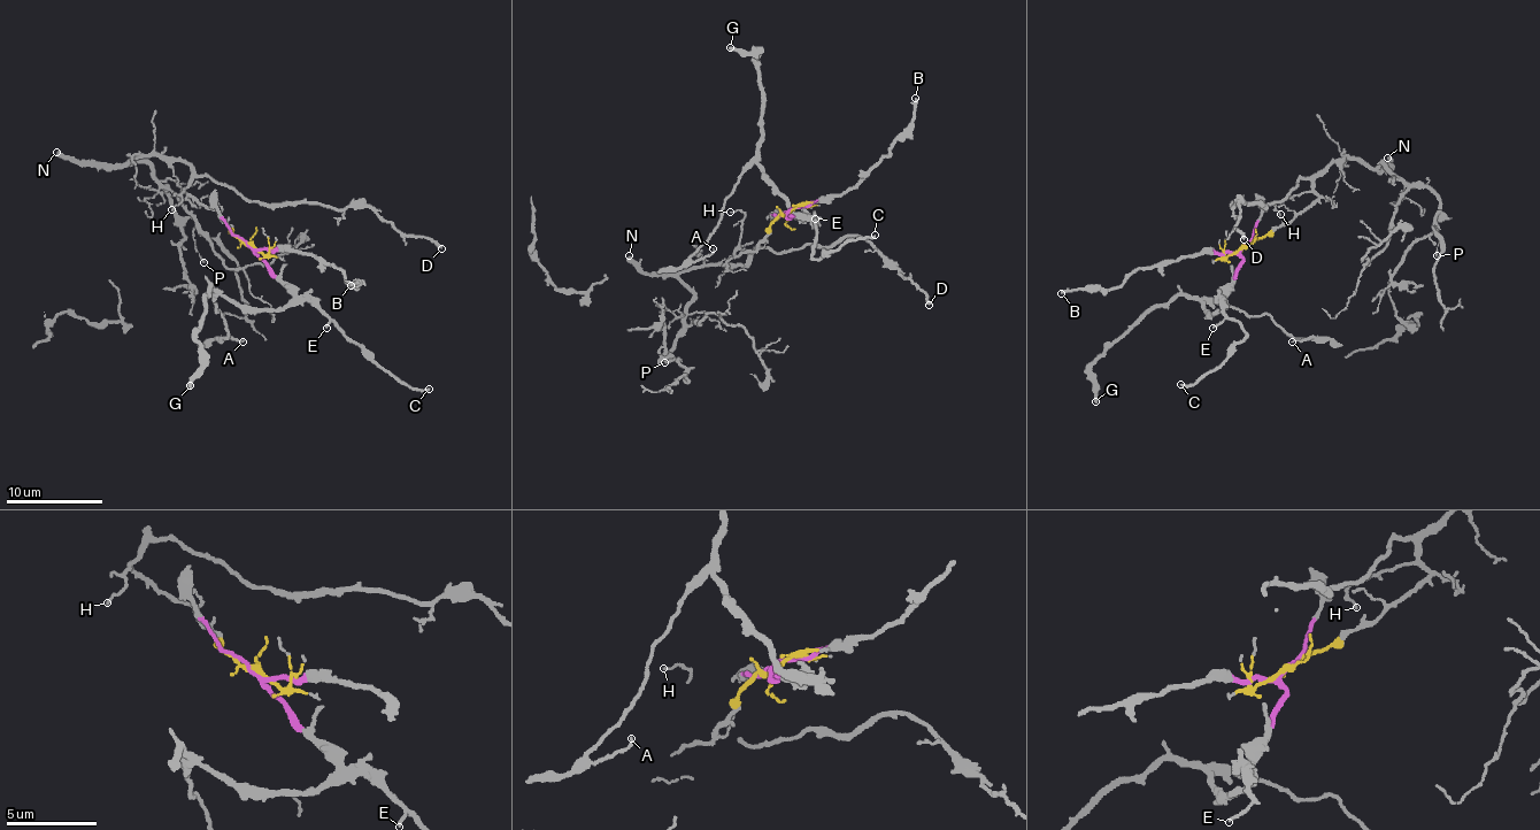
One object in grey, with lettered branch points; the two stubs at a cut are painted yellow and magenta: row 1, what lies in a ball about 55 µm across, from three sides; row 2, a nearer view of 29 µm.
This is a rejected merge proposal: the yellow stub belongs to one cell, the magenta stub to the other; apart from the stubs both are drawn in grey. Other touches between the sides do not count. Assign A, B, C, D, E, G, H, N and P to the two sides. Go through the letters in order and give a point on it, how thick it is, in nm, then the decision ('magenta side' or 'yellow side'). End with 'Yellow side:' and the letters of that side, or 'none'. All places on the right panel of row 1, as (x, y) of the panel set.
A: place (1292, 342); calibre 140 nm; magenta side
B: place (1061, 293); calibre 240 nm; magenta side
C: place (1180, 384); calibre 180 nm; magenta side
D: place (1244, 239); calibre 240 nm; yellow side
E: place (1213, 328); calibre 140 nm; magenta side
G: place (1095, 401); calibre 280 nm; magenta side
H: place (1280, 214); calibre 100 nm; yellow side
N: place (1387, 158); calibre 360 nm; yellow side
P: place (1437, 255); calibre 100 nm; yellow side
Yellow side: D, H, N, P

